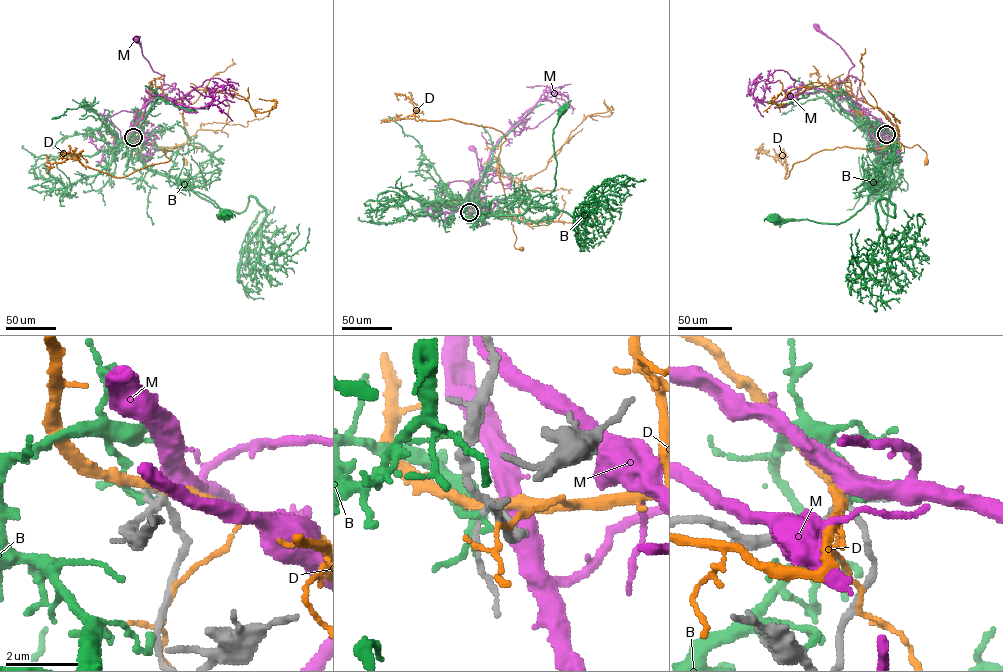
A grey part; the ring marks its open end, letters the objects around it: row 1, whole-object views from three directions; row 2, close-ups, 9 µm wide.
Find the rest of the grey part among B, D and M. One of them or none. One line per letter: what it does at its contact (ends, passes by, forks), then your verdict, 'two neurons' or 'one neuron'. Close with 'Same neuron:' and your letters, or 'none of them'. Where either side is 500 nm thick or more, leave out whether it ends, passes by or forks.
B: it passes by; two neurons
D: it passes by; two neurons
M: one neuron
Same neuron: M

